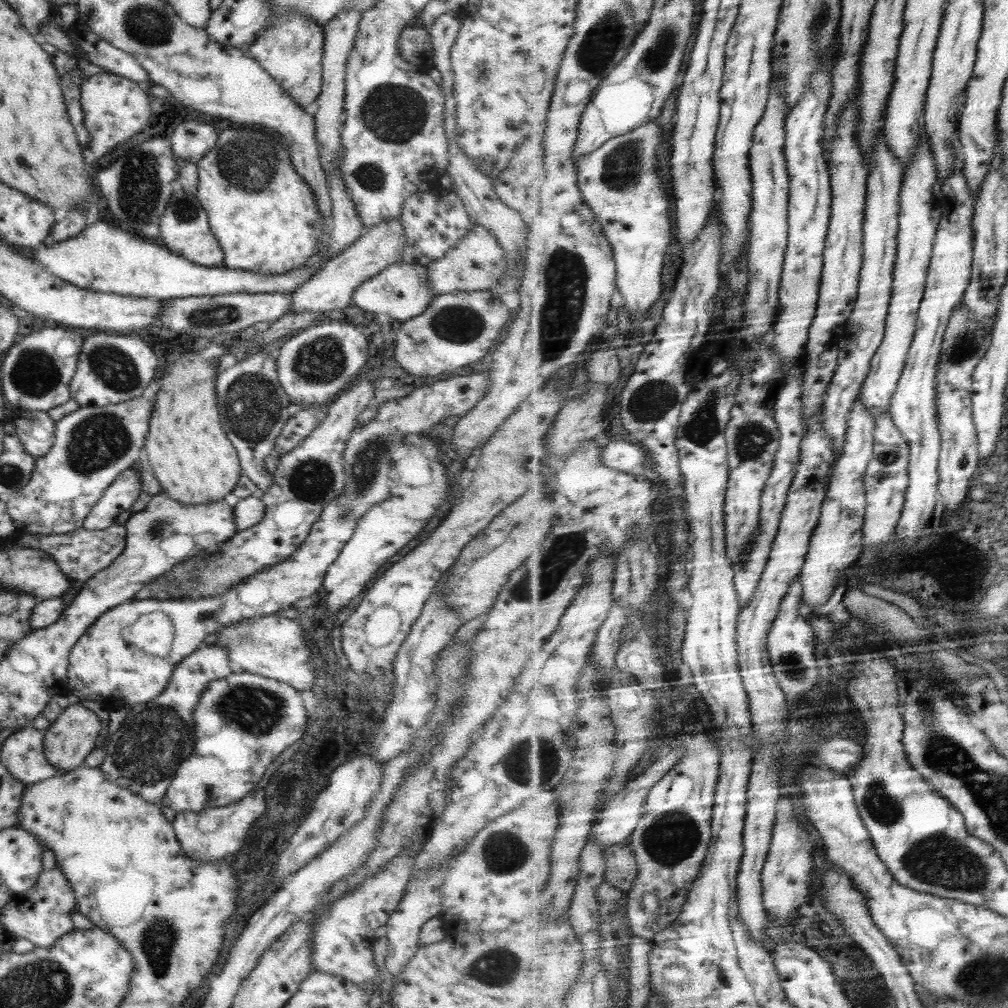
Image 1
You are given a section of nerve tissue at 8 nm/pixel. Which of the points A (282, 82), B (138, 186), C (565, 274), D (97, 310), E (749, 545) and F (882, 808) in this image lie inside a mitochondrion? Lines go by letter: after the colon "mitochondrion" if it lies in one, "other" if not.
A: other
B: mitochondrion
C: mitochondrion
D: other
E: other
F: mitochondrion

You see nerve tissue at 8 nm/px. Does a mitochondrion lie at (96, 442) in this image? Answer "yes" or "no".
yes

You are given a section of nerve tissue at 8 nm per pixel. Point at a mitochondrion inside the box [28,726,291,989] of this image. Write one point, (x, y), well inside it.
(159, 937)

